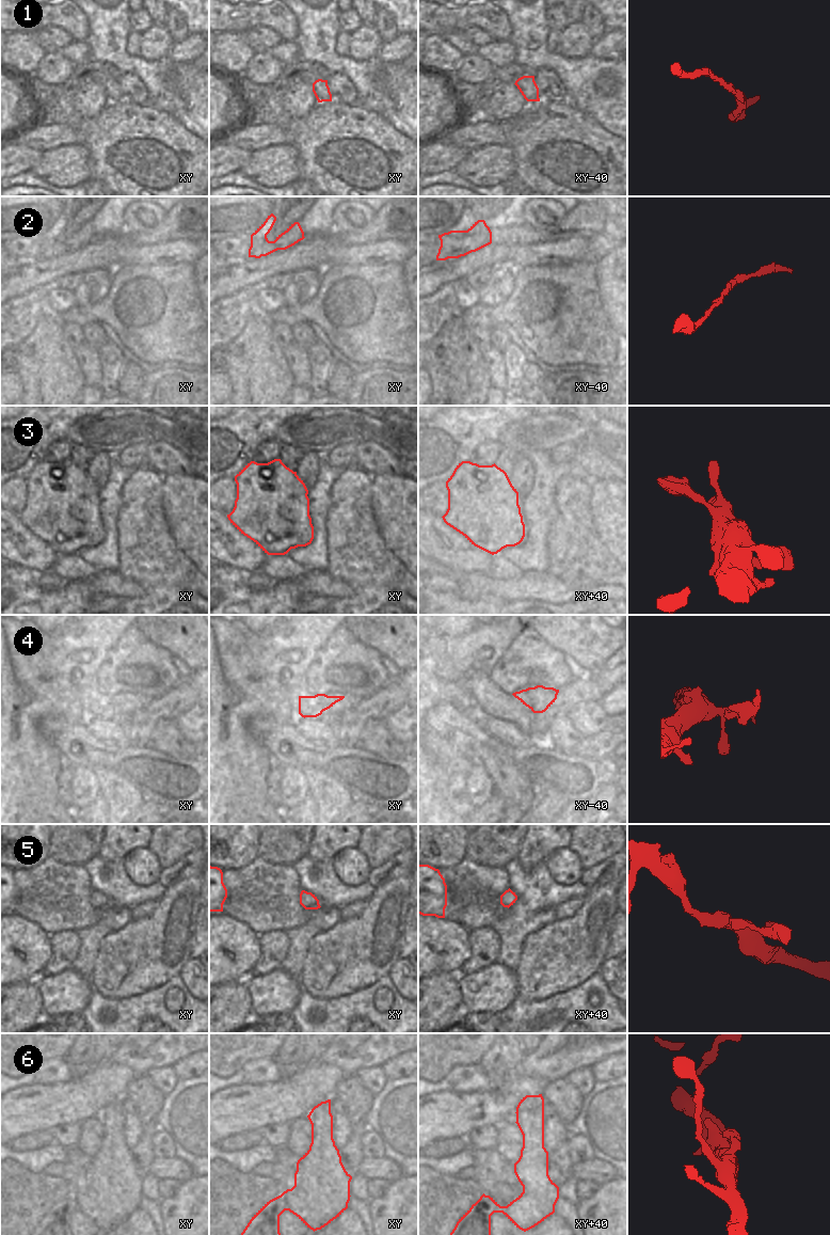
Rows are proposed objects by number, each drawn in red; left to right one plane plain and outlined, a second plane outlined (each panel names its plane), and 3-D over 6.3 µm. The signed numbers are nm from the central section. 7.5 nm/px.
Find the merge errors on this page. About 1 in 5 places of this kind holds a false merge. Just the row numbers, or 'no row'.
no row

